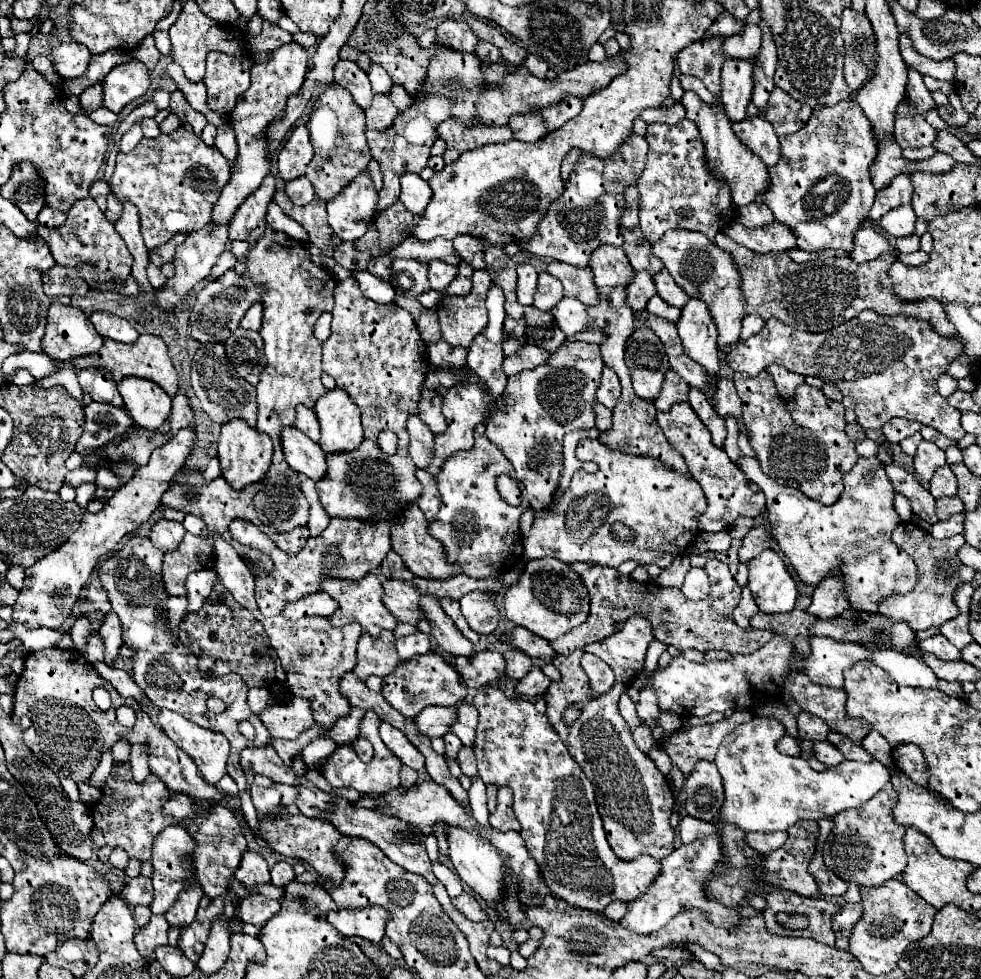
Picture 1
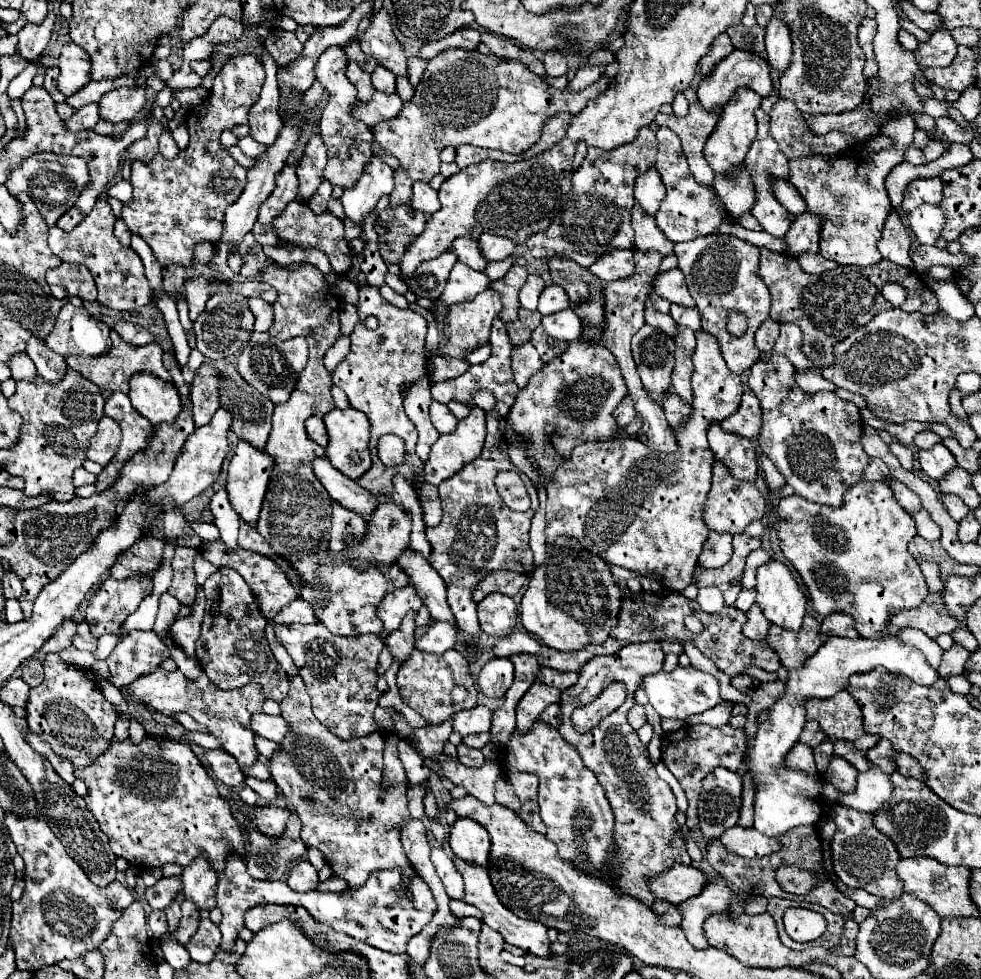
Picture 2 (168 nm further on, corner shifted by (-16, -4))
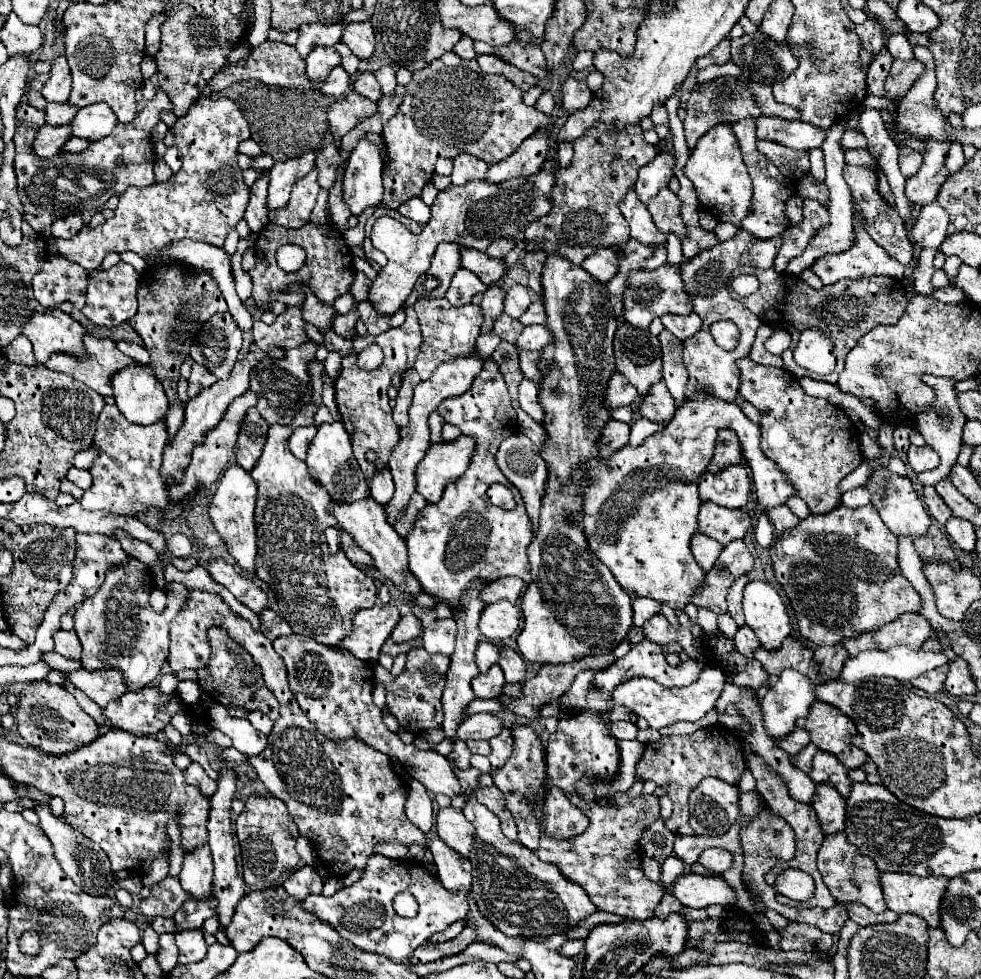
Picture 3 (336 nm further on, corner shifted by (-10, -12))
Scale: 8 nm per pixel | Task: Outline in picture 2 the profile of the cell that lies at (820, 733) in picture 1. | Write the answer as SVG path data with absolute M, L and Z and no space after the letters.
M806 721L804 725L804 731L800 735L800 743L804 745L810 745L810 747L816 747L824 741L824 733L820 733L820 725L816 725L816 721Z

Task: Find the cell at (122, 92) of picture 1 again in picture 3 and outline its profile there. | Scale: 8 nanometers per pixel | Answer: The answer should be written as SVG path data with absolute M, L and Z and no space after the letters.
M94 103L78 111L78 115L72 121L72 135L98 141L102 137L108 137L108 133L112 133L112 129L116 127L116 123L118 119L114 117L110 105Z

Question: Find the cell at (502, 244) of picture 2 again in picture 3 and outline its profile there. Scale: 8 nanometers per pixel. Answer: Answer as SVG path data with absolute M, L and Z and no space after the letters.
M498 239L498 241L494 241L494 243L486 249L486 255L492 257L492 259L502 259L512 247L514 247L514 241L510 241L510 239Z

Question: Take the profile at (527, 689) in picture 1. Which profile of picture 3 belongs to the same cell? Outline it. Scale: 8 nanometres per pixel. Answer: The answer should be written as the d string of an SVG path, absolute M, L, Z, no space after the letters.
M504 727L498 737L492 737L492 739L490 739L490 745L492 745L492 751L490 751L488 759L490 759L492 767L498 769L500 765L506 763L506 759L508 759L510 753L514 751L514 747L512 747L512 731Z

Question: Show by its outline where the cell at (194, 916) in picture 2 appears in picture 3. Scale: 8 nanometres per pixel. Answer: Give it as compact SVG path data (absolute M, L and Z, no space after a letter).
M214 897L206 901L192 901L188 899L174 915L176 931L186 931L186 929L200 929L202 923L214 915Z

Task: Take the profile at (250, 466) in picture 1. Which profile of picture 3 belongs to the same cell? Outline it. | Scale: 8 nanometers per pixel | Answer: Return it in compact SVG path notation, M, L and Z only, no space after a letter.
M232 465L220 479L212 505L208 509L216 531L224 537L228 551L236 559L236 563L244 569L254 571L254 557L256 557L256 527L254 527L254 507L256 507L256 485L254 479L246 469L240 465Z

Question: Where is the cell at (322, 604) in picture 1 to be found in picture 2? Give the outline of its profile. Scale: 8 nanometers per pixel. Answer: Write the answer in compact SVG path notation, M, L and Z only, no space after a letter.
M294 599L290 605L280 609L280 613L274 617L276 623L316 623L316 615L312 613L312 607L306 601Z

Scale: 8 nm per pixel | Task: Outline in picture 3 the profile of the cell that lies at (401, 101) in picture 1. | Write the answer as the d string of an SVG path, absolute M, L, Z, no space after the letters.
M382 67L378 69L376 73L376 79L382 87L382 93L384 95L394 95L394 89L396 89L396 75L394 75L394 69L392 67Z

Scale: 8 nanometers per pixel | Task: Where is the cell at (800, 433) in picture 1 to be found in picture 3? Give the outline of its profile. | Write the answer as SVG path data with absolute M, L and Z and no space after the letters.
M748 357L738 361L738 367L740 395L760 411L762 453L782 469L812 515L838 507L842 499L838 491L840 481L862 461L860 431L856 425L844 409L830 405L826 399L806 395L798 379L782 367L758 365Z

